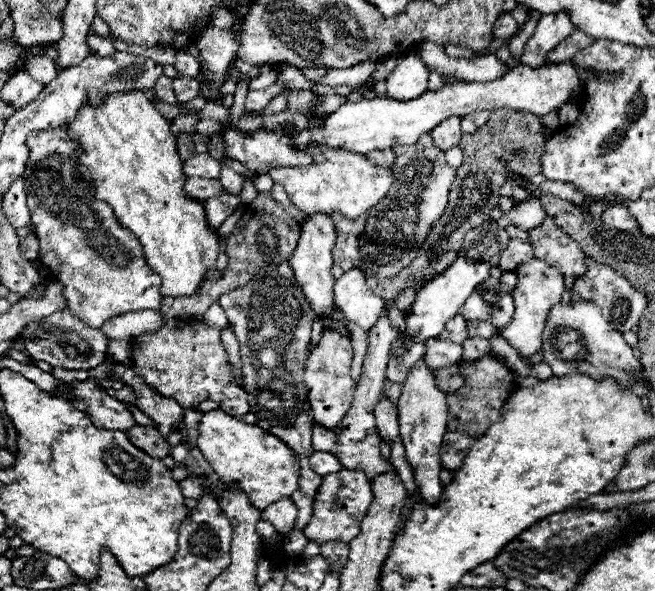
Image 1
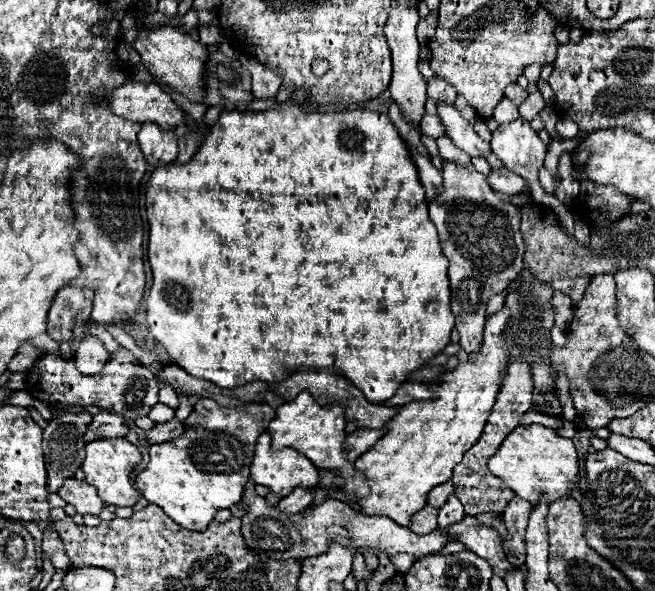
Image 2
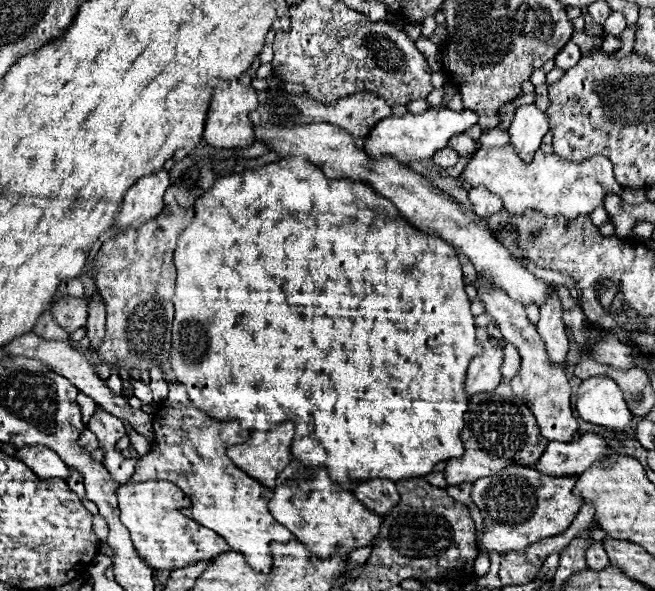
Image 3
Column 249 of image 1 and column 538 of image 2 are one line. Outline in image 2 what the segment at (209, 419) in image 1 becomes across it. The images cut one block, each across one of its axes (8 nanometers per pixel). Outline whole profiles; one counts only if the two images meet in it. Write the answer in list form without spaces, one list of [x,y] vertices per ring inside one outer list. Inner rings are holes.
[[[540,424],[514,428],[486,464],[494,476],[502,478],[508,488],[516,492],[516,496],[528,500],[530,504],[536,504],[542,494],[546,494],[550,502],[568,498],[568,490],[574,482],[578,482],[578,456],[572,440],[562,438],[552,428],[544,428]]]

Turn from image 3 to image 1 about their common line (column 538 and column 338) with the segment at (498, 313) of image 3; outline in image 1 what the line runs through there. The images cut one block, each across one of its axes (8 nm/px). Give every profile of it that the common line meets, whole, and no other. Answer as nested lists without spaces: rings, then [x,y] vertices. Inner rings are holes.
[[[324,332],[318,348],[308,356],[304,368],[304,382],[308,386],[308,400],[312,406],[312,416],[324,428],[336,428],[342,424],[342,418],[350,410],[354,400],[354,380],[350,378],[350,364],[352,364],[352,344],[338,334]]]

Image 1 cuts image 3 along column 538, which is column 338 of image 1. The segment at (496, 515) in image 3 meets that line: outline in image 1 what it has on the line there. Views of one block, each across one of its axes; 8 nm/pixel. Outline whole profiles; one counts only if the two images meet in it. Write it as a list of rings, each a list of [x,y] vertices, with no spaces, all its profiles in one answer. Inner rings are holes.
[[[340,470],[334,474],[326,474],[322,478],[322,484],[314,500],[312,520],[304,528],[306,538],[318,544],[328,542],[328,540],[340,540],[340,542],[350,544],[358,536],[360,522],[366,516],[372,500],[374,500],[374,494],[370,488],[370,480],[362,470]]]

